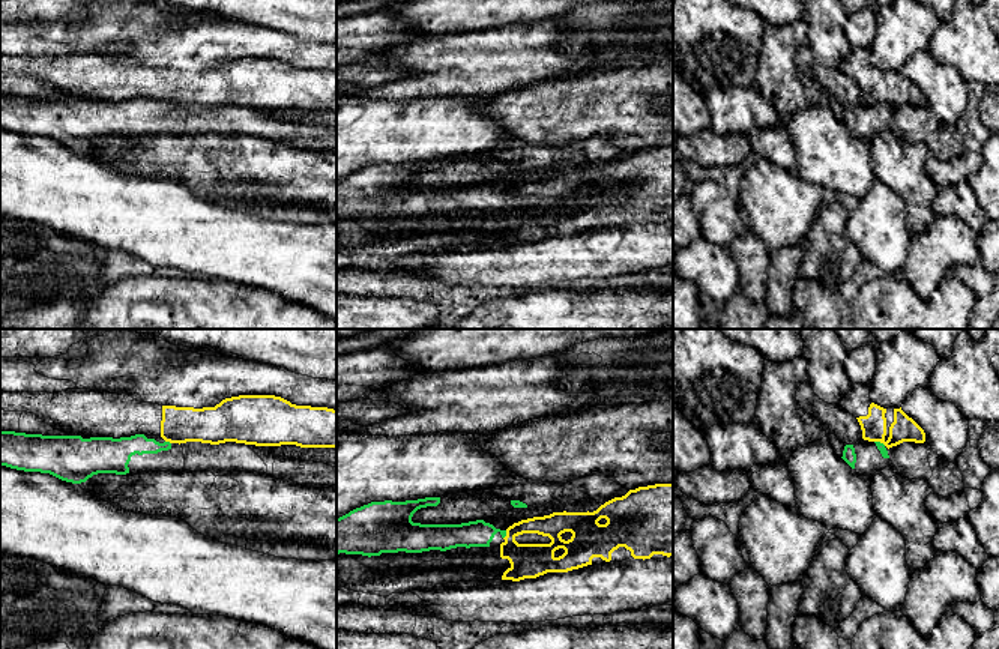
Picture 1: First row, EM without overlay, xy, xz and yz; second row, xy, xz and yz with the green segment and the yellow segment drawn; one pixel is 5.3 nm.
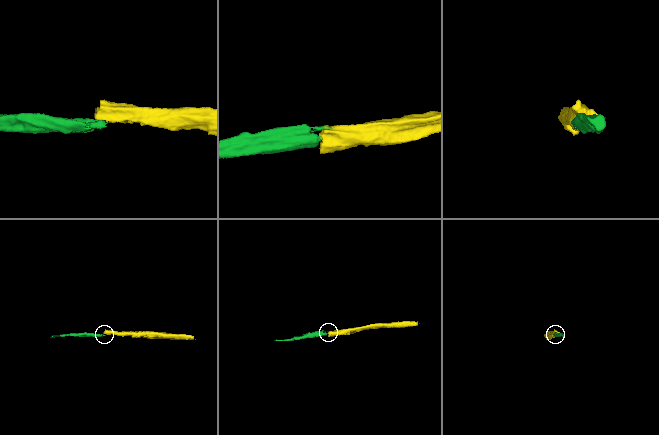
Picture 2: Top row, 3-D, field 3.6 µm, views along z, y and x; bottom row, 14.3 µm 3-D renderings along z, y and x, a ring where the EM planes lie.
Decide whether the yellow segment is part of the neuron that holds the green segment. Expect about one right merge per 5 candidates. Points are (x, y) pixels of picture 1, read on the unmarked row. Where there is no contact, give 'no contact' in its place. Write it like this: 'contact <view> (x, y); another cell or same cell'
contact xz (505, 199); another cell

